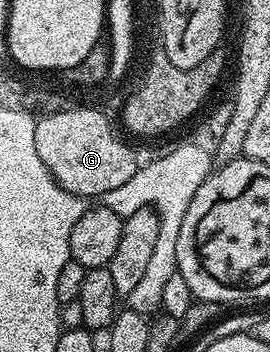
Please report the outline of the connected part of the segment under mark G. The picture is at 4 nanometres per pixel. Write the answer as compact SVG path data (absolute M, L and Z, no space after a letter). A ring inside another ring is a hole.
M72 105L71 115L59 115L48 119L48 122L36 119L34 145L38 149L38 157L42 157L42 165L46 165L62 189L81 197L102 197L110 193L110 189L118 189L118 185L134 177L138 166L137 152L125 150L116 143L112 135L109 135L105 122L106 117L102 117L92 105Z

